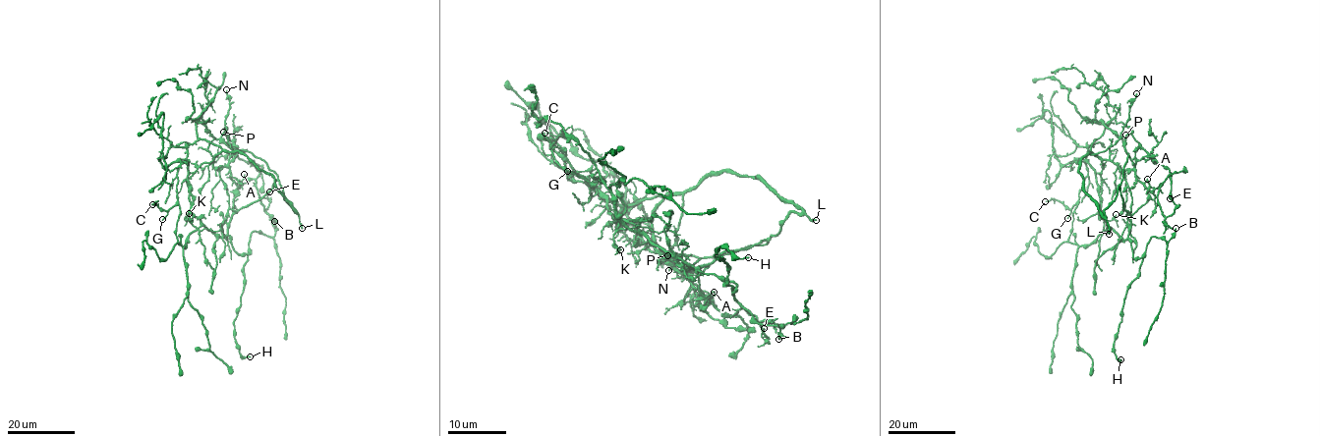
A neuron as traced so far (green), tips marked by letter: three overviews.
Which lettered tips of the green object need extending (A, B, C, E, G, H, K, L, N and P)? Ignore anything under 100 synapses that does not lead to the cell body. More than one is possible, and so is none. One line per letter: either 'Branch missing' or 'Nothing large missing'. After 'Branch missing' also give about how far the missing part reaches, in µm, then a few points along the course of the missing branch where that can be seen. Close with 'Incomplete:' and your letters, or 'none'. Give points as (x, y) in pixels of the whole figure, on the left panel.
A: Nothing large missing
B: Nothing large missing
C: Nothing large missing
E: Nothing large missing
G: Nothing large missing
H: Nothing large missing
K: Nothing large missing
L: Branch missing. Missing length about 70 µm. Course of what is missing: (302, 228), (310, 254), (320, 263), (357, 313), (377, 330), (388, 354), (409, 370)
N: Nothing large missing
P: Nothing large missing
Incomplete: L

